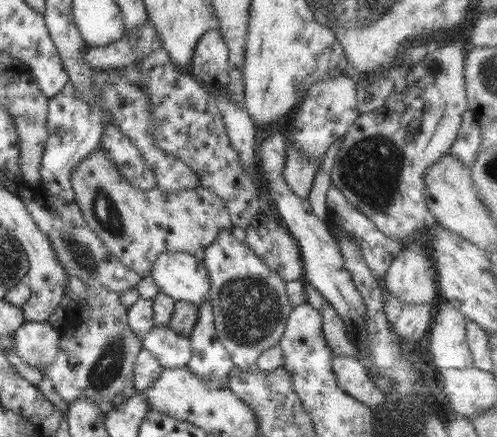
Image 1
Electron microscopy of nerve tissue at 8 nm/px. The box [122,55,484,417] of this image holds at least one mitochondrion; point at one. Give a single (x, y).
(370, 169)

